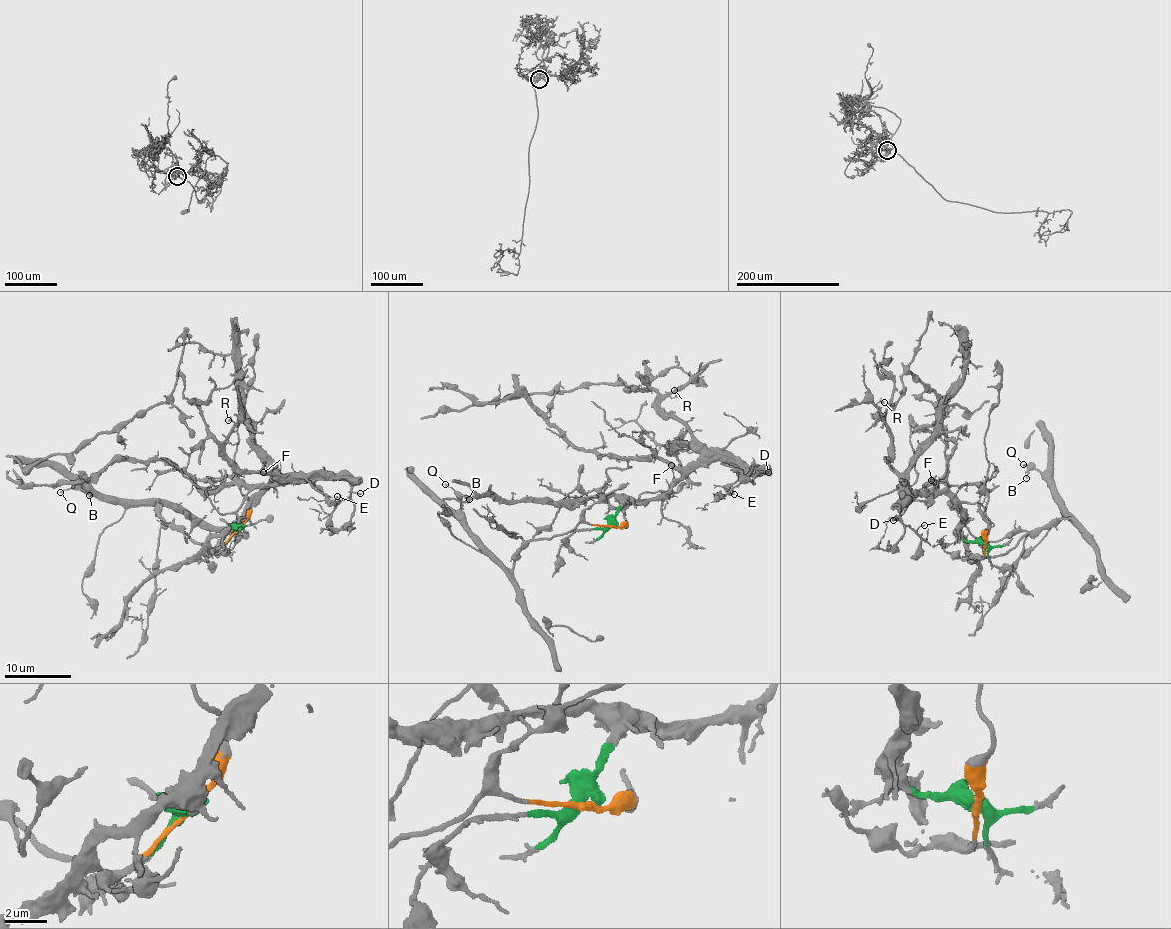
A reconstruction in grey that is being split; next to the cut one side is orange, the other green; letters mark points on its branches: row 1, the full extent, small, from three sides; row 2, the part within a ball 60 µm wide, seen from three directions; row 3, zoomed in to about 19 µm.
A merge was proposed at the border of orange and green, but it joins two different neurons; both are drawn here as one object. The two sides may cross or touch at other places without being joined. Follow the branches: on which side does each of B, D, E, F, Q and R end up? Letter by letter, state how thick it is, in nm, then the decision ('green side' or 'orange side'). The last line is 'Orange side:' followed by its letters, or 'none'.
B: calibre 120 nm; orange side
D: calibre 110 nm; green side
E: calibre 100 nm; green side
F: calibre 120 nm; green side
Q: calibre 90 nm; orange side
R: calibre 120 nm; green side
Orange side: B, Q

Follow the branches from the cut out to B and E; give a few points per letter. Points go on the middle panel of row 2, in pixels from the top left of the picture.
B: (612, 527), (580, 523), (532, 540), (514, 566), (503, 567), (476, 542), (460, 506), (462, 496), (470, 499)
E: (612, 525), (616, 510), (630, 497), (662, 496), (713, 461), (742, 461), (758, 470), (731, 489), (734, 495)

